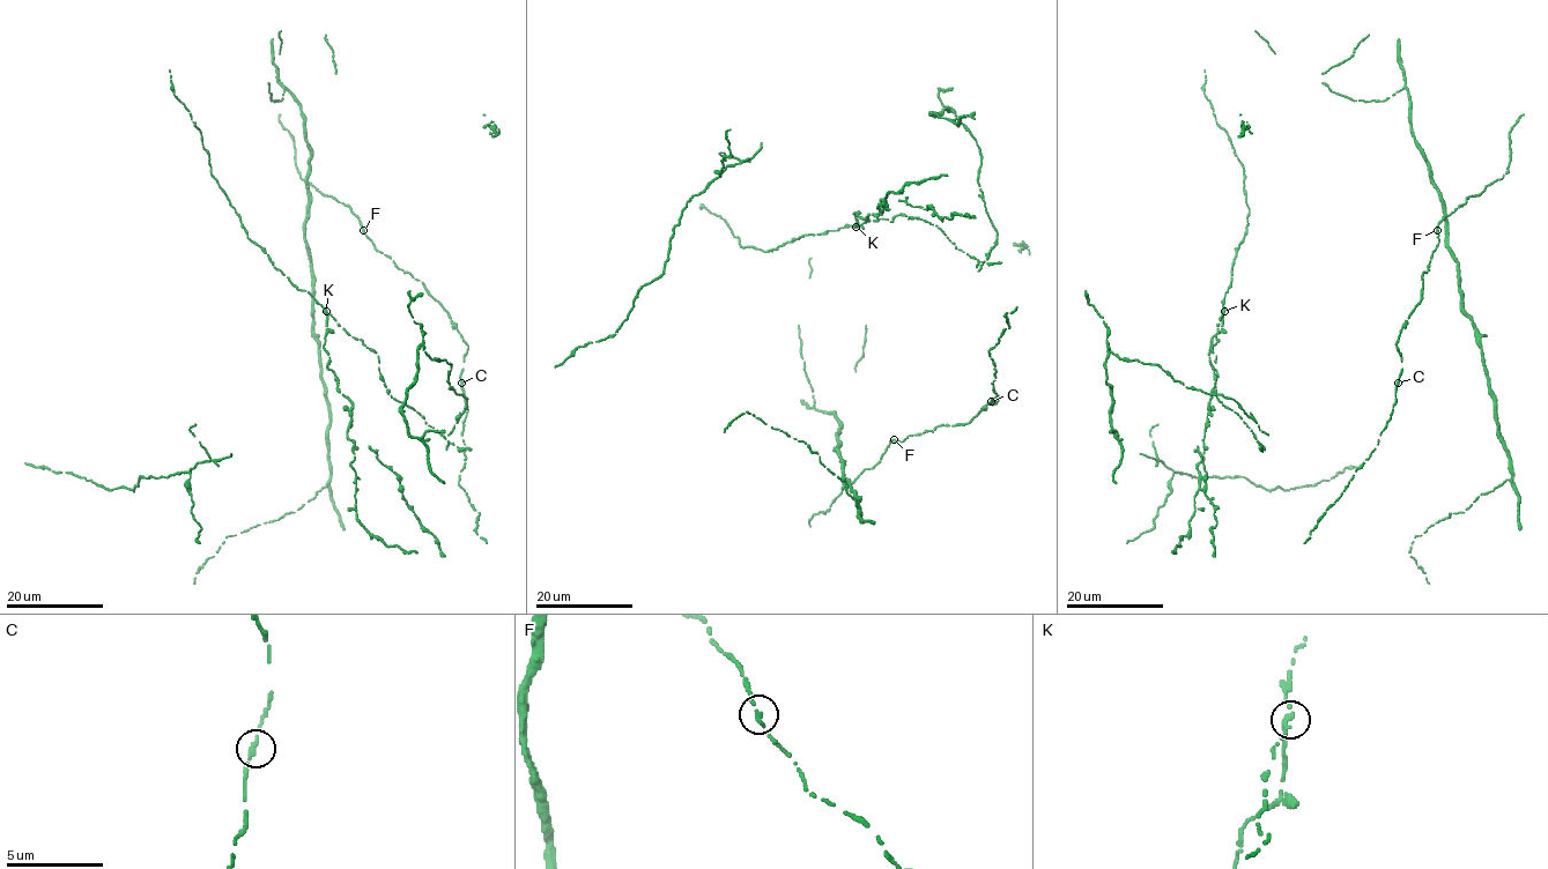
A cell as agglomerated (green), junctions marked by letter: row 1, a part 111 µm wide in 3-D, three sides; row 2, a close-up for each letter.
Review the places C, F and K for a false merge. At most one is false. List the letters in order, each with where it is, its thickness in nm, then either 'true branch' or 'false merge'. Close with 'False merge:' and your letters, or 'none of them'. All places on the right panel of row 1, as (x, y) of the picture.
C: place (1398, 383); calibre 260 nm; true branch
F: place (1437, 230); calibre 240 nm; true branch
K: place (1224, 311); calibre 240 nm; false merge
False merge: K

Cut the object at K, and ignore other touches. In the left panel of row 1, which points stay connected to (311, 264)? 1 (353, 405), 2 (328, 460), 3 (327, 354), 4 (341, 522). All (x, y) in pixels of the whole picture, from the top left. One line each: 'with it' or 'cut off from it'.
1: cut off from it
2: with it
3: cut off from it
4: with it

